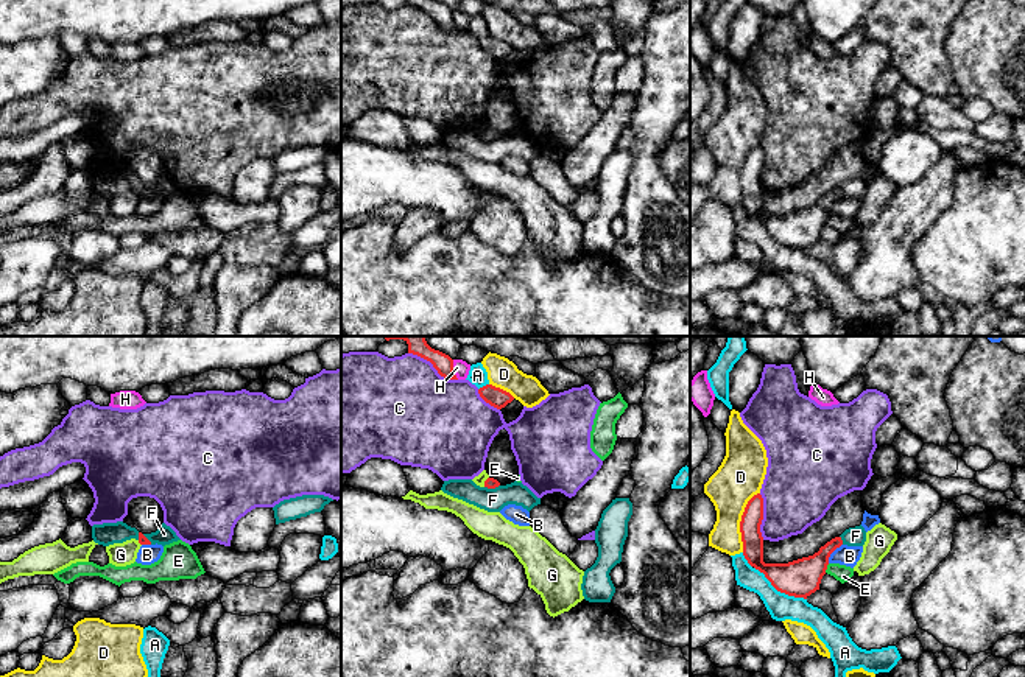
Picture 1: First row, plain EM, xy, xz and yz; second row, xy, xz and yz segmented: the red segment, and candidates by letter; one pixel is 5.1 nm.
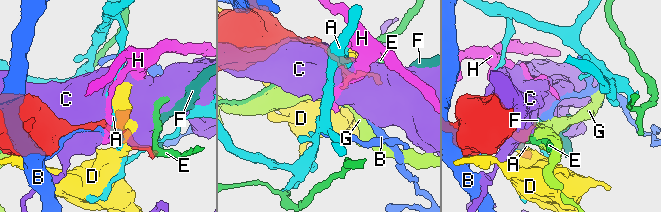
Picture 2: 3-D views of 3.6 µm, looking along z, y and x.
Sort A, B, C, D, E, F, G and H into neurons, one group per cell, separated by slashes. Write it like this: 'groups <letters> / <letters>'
groups A / B / C / D / E / F / G / H

